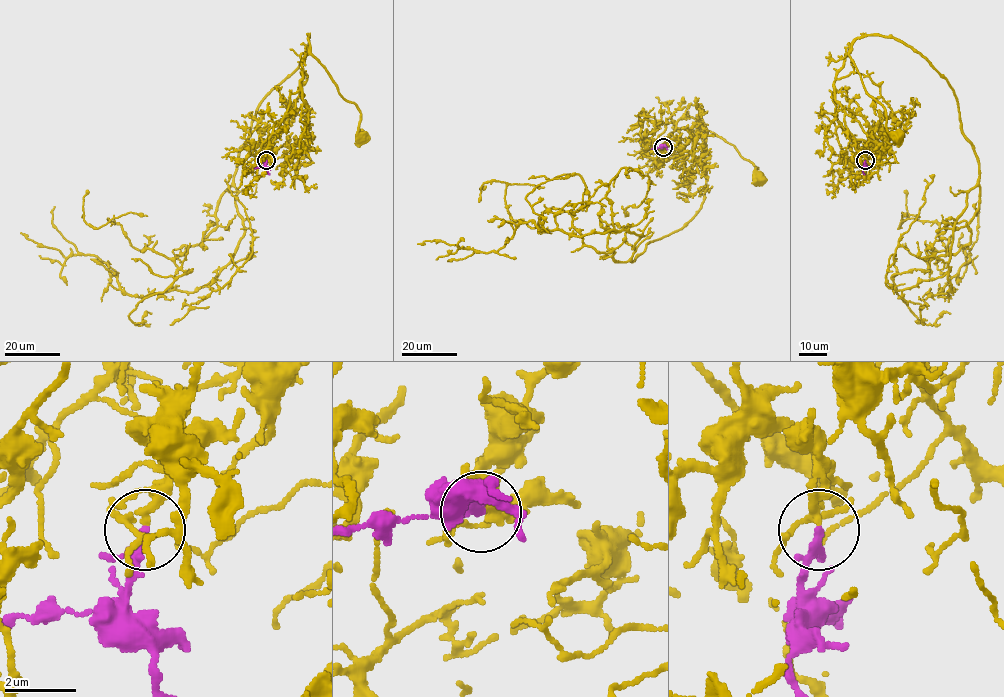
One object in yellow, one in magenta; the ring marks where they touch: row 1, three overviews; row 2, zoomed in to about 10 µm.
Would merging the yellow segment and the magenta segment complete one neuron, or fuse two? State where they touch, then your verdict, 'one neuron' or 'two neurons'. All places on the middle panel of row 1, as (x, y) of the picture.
(663, 147) | one neuron

